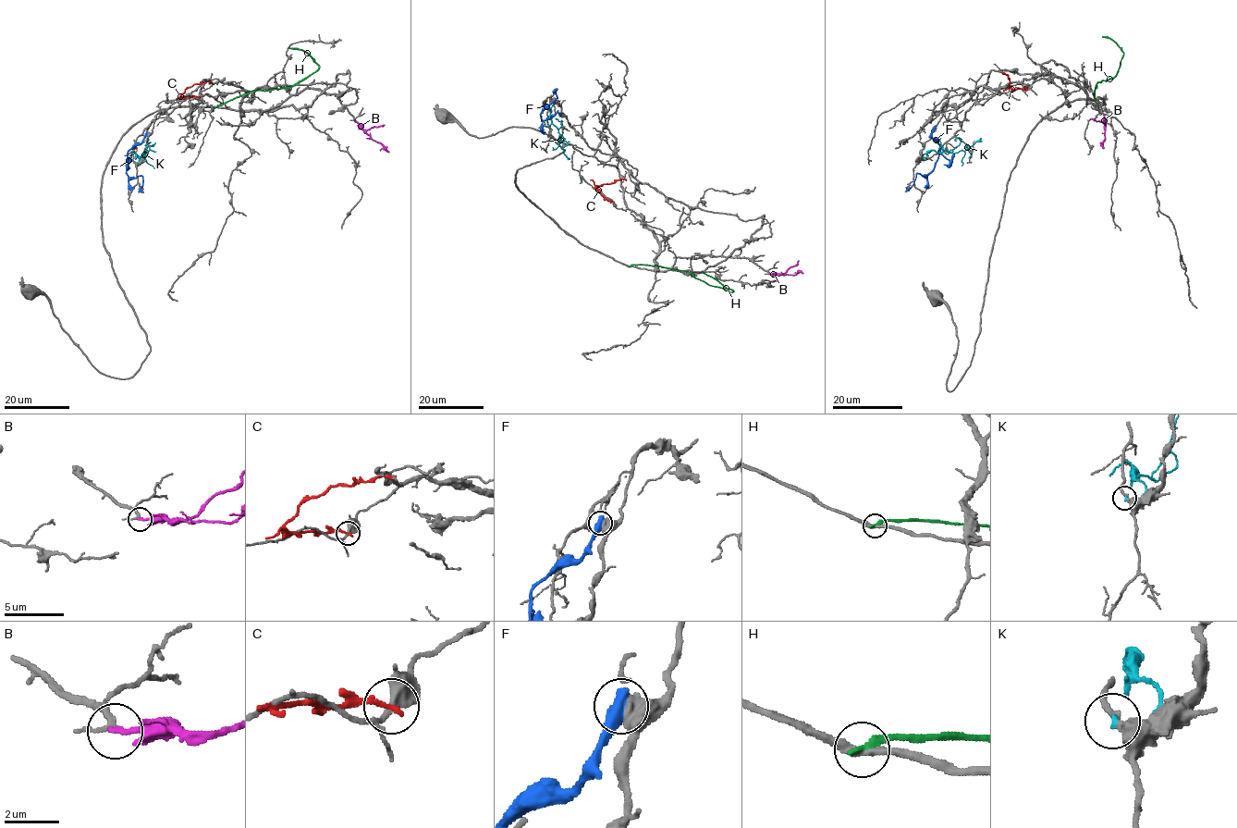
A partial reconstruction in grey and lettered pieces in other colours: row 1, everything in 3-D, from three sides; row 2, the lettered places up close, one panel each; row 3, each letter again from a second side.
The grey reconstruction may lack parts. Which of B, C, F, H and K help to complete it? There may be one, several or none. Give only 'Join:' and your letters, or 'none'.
Join: B

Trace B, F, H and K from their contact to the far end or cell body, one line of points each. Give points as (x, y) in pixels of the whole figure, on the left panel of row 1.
B: (355, 121), (389, 152)
F: (147, 133), (142, 141), (128, 152), (126, 169), (129, 177), (142, 177), (141, 192)
H: (215, 107), (255, 91), (290, 87), (319, 67), (305, 52), (287, 48)
K: (133, 162), (136, 154), (144, 156), (155, 142)

